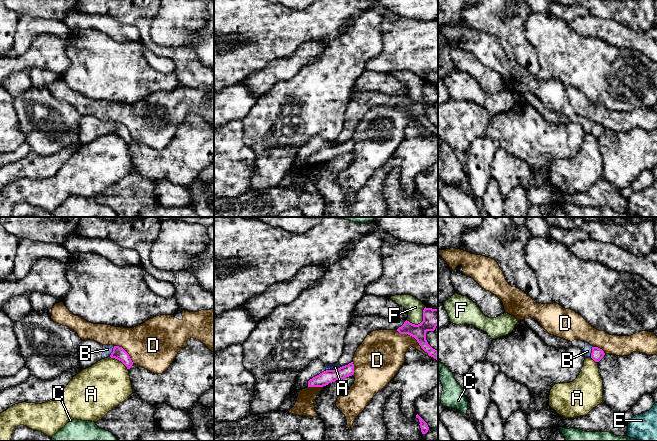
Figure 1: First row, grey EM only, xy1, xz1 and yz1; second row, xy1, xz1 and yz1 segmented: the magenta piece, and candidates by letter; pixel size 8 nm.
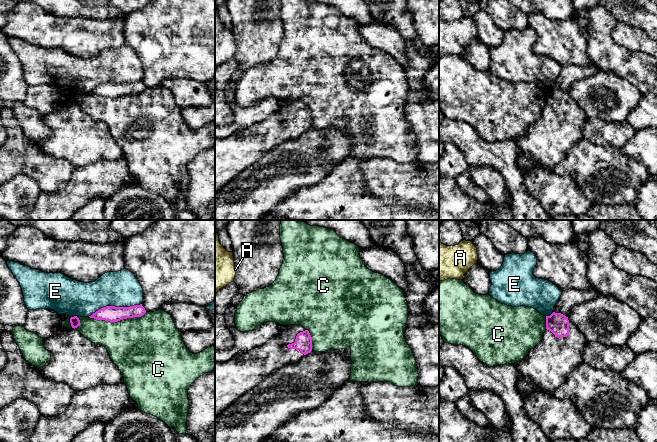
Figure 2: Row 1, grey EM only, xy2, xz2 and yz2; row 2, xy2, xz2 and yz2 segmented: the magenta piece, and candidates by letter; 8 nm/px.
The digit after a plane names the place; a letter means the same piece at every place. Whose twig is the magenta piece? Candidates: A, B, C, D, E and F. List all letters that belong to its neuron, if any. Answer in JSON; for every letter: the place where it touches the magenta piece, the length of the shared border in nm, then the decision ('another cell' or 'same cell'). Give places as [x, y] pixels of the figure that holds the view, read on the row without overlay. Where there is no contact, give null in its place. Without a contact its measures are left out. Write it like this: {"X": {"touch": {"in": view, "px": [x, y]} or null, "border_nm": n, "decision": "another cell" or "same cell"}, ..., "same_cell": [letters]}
{"A": {"touch": {"in": "xy1", "px": [119, 136]}, "border_nm": 180, "decision": "another cell"}, "B": {"touch": {"in": "xy1", "px": [113, 127]}, "border_nm": 100, "decision": "another cell"}, "C": {"touch": {"in": "xy2", "px": [117, 97]}, "border_nm": 460, "decision": "another cell"}, "D": {"touch": {"in": "xz1", "px": [416, 115]}, "border_nm": 380, "decision": "another cell"}, "E": {"touch": {"in": "xy2", "px": [114, 82]}, "border_nm": 440, "decision": "another cell"}, "F": {"touch": {"in": "xz1", "px": [421, 98]}, "border_nm": 190, "decision": "another cell"}, "same_cell": []}

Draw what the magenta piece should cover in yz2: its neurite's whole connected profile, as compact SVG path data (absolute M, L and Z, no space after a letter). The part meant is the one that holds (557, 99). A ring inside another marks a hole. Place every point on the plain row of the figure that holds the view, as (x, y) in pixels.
M561 89L546 92L546 105L542 116L514 141L518 152L528 152L542 166L554 168L578 141L584 139L587 116Z

